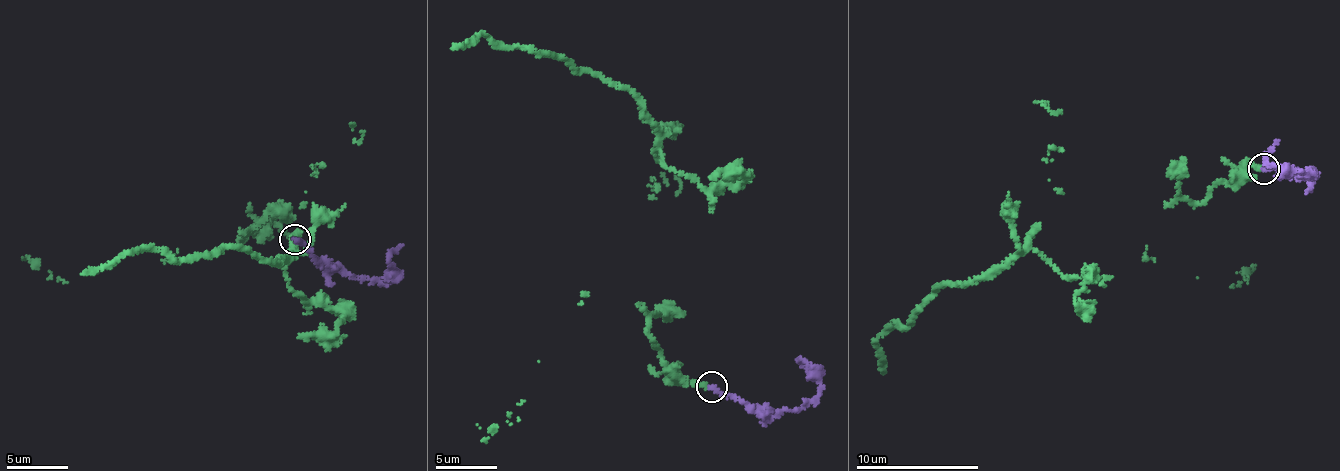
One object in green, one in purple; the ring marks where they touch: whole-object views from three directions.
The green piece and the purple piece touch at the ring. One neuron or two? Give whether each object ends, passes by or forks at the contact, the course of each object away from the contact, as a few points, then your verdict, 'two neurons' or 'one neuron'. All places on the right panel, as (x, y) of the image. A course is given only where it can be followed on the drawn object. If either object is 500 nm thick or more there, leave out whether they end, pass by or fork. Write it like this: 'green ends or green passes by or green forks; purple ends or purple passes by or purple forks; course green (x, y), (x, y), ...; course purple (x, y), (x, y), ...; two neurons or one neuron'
green ends; purple ends; course green (1263, 168), (1198, 202), (1176, 176), (1057, 192), (1030, 245), (1066, 278), (1146, 257), (1231, 286), (1236, 272); course purple (1263, 168), (1297, 175), (1317, 172), (1284, 171), (1268, 161), (1279, 140); one neuron

